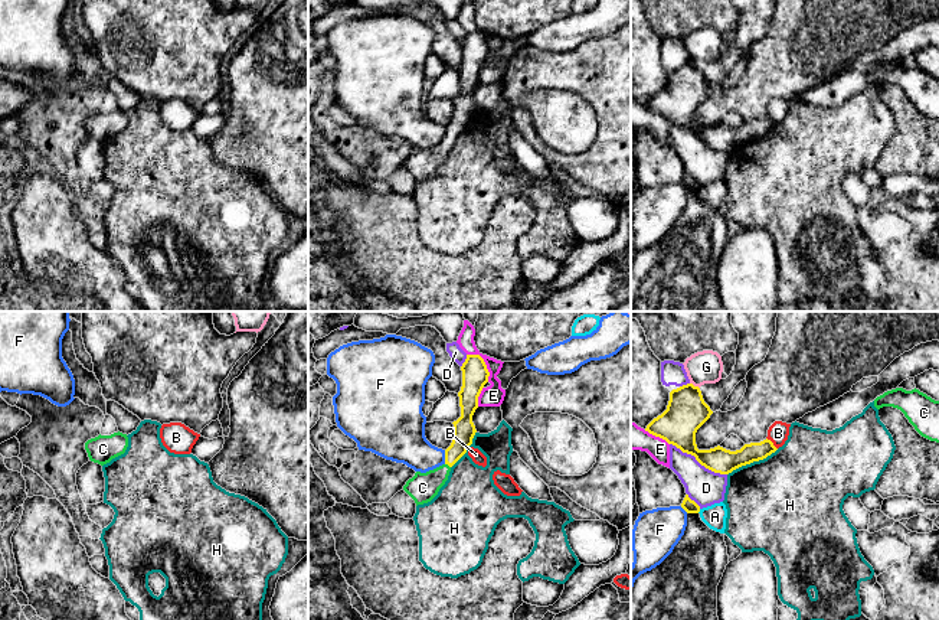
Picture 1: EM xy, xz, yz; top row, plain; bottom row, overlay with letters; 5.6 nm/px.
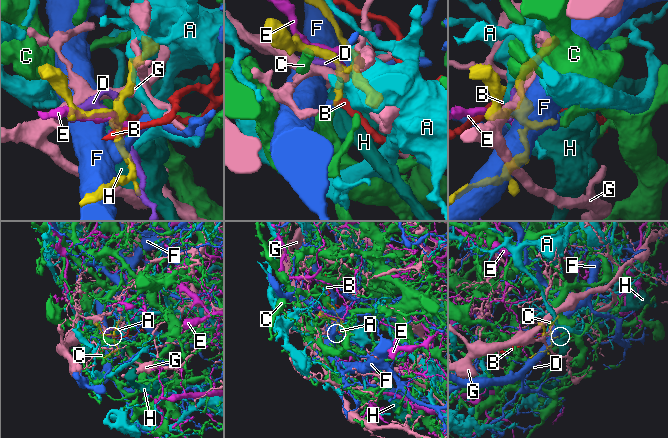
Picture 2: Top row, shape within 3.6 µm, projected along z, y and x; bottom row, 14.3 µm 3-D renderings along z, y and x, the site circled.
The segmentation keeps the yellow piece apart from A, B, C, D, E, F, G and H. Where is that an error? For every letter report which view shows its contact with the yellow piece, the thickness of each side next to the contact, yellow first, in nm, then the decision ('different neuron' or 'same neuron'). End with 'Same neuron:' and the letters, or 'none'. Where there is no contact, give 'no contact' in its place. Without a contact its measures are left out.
A: meets yellow in yz; 80 nm thick on the yellow side, 130 nm on the other; different neuron
B: meets yellow in yz; 110 nm thick on the yellow side, 120 nm on the other; different neuron
C: meets yellow in xz; 130 nm thick on the yellow side, 170 nm on the other; same neuron
D: meets yellow in yz; 220 nm thick on the yellow side, 200 nm on the other; different neuron
E: meets yellow in xz; 140 nm thick on the yellow side, 120 nm on the other; different neuron
F: meets yellow in xz; 130 nm thick on the yellow side, 240 nm on the other; different neuron
G: meets yellow in yz; 220 nm thick on the yellow side, 180 nm on the other; different neuron
H: meets yellow in yz; 140 nm thick on the yellow side, 480 nm on the other; different neuron
Same neuron: C

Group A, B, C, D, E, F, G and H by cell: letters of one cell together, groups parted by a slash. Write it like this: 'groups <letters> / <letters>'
groups A / B F / C / D / E / G / H

